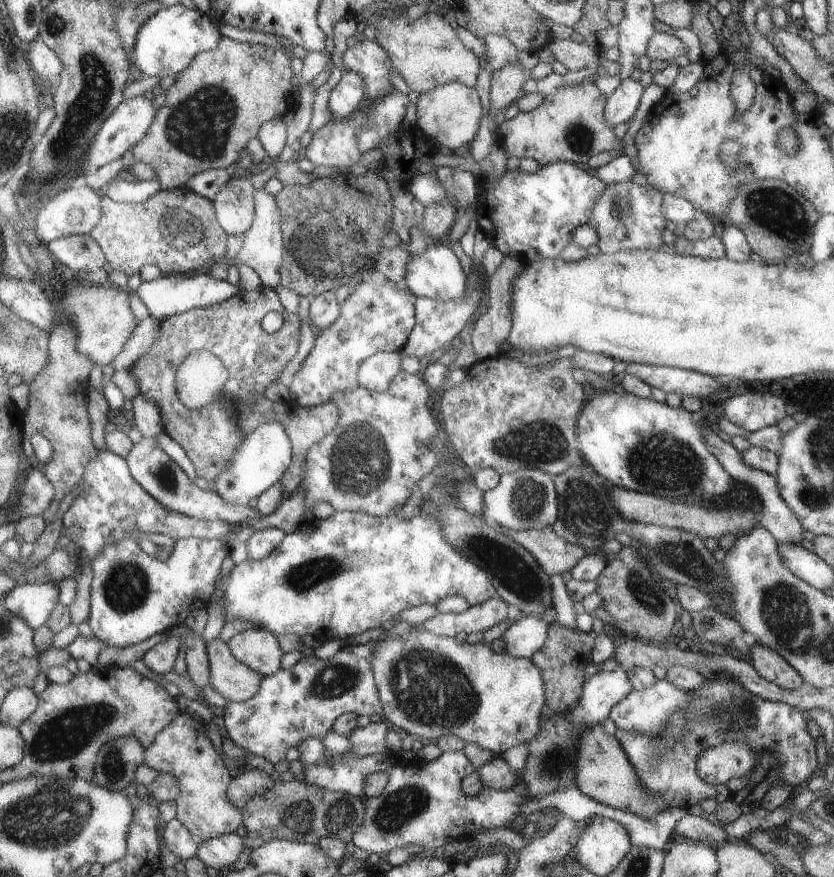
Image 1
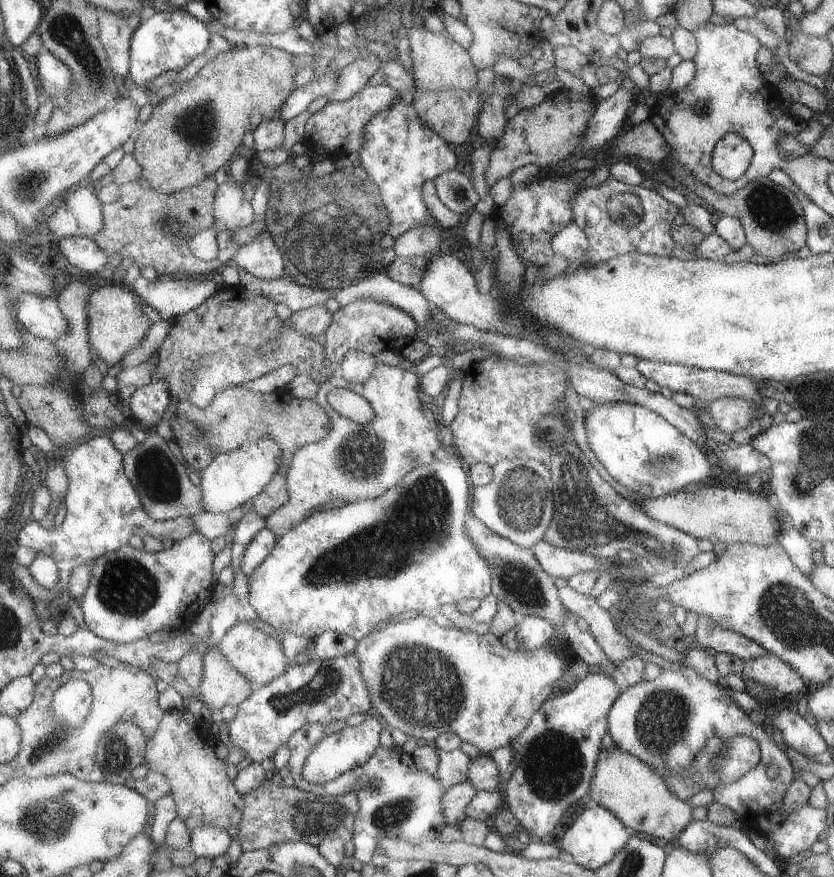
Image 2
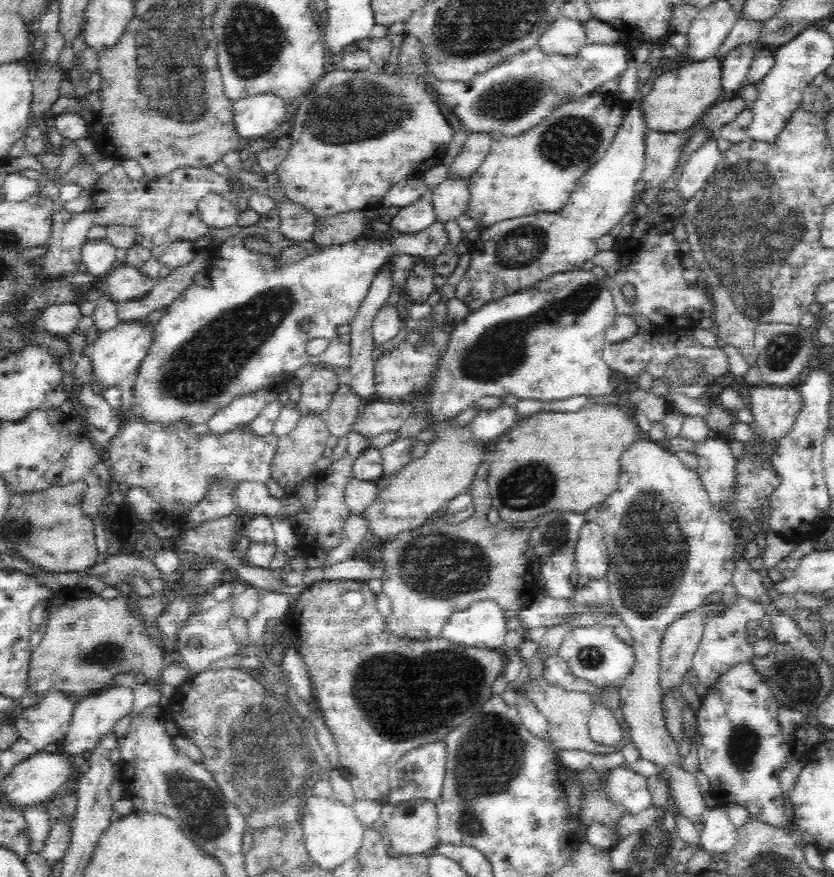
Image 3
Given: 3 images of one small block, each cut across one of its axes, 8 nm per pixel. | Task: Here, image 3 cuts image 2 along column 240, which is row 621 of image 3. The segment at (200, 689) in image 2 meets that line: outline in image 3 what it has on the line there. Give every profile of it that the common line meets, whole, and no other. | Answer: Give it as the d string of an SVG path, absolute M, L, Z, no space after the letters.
M703 607L681 614L663 632L659 644L659 684L663 694L668 688L680 689L688 675L704 630Z

